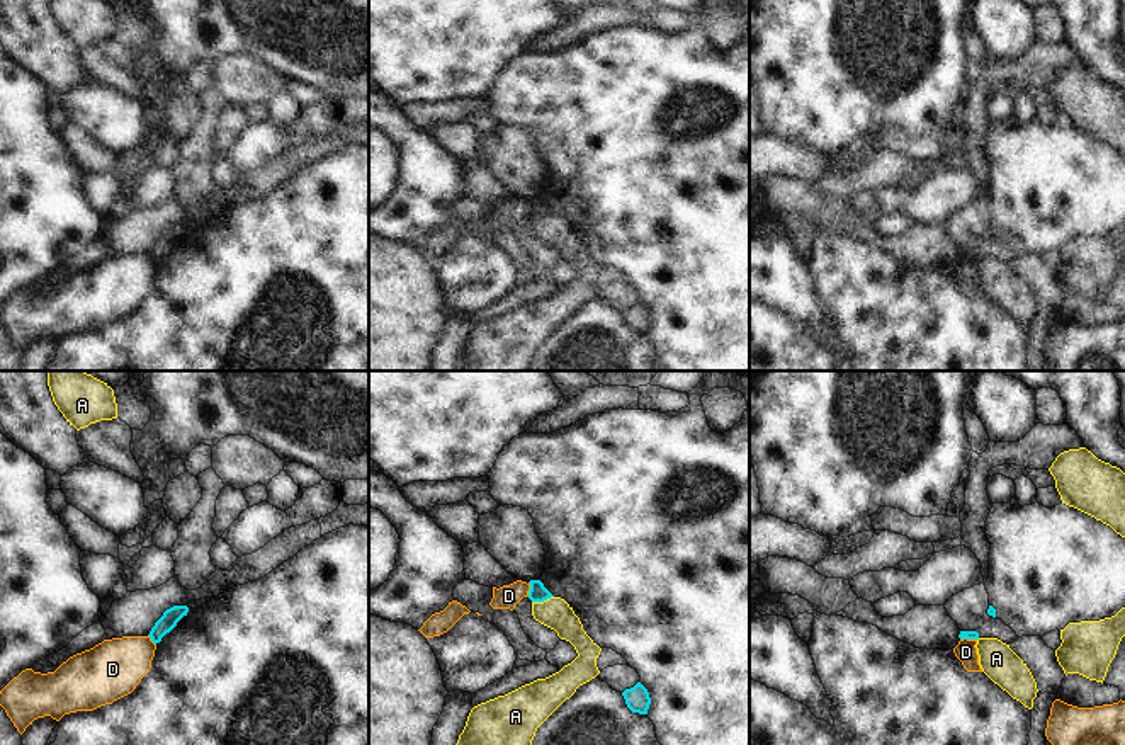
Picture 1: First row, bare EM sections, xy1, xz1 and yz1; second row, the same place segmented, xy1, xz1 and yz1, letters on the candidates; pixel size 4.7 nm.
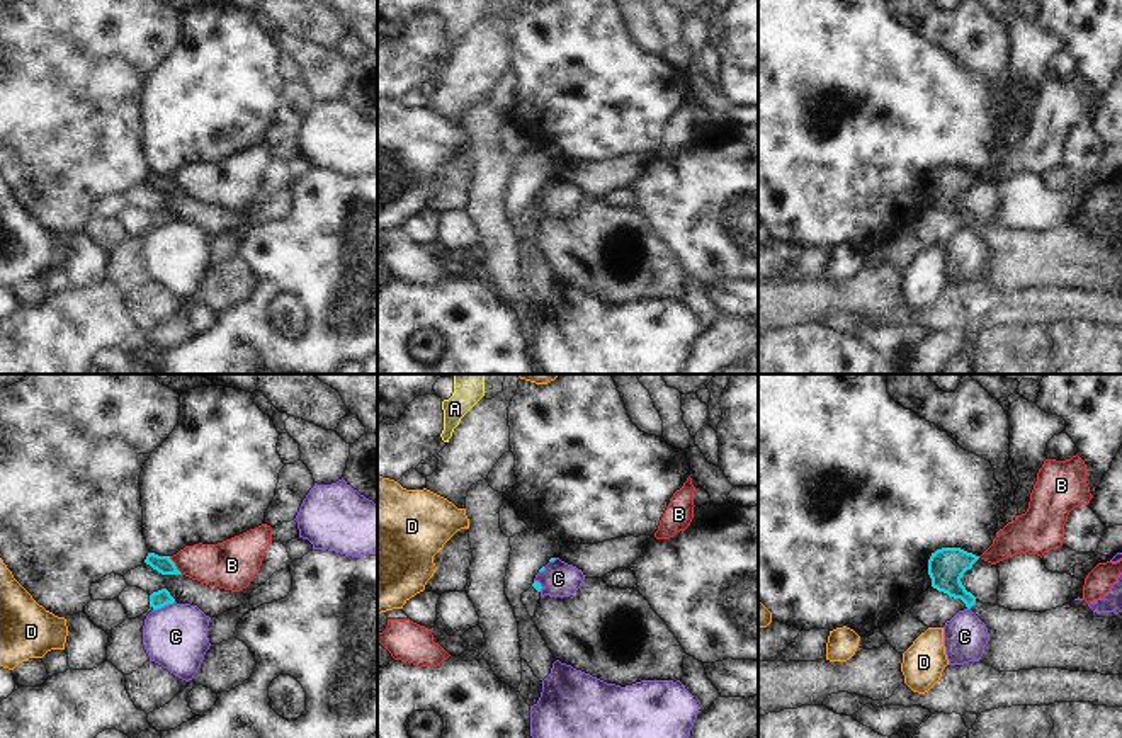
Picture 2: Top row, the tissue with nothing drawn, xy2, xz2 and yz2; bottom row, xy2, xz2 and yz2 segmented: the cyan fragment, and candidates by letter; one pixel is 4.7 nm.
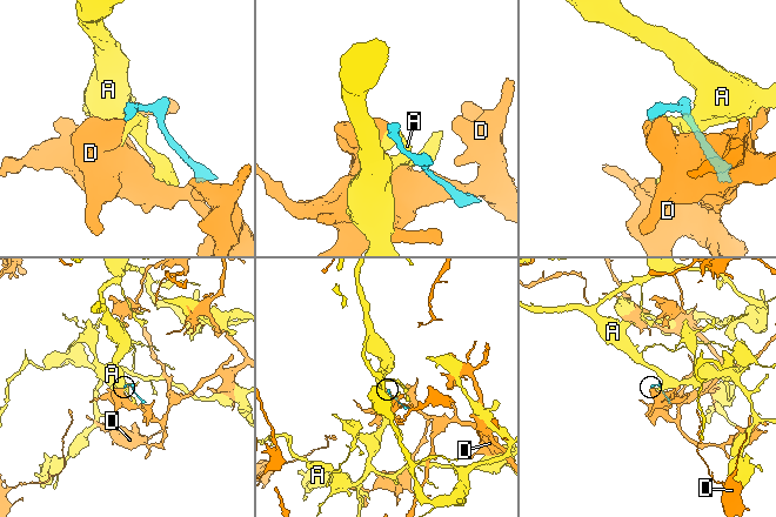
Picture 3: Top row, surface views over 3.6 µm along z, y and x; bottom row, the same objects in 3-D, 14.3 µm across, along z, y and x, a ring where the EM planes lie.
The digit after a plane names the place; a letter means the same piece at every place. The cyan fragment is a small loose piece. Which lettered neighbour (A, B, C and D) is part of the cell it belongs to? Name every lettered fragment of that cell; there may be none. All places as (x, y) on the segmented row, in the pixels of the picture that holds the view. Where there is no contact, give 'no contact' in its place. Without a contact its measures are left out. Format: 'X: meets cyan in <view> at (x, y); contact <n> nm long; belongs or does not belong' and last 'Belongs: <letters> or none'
A: meets cyan in xz1 at (542, 601); contact 110 nm long; does not belong
B: meets cyan in xy2 at (174, 565); contact 110 nm long; does not belong
C: meets cyan in xy2 at (164, 606); contact 110 nm long; does not belong
D: meets cyan in xz1 at (531, 589); contact 70 nm long; does not belong
Belongs: none

